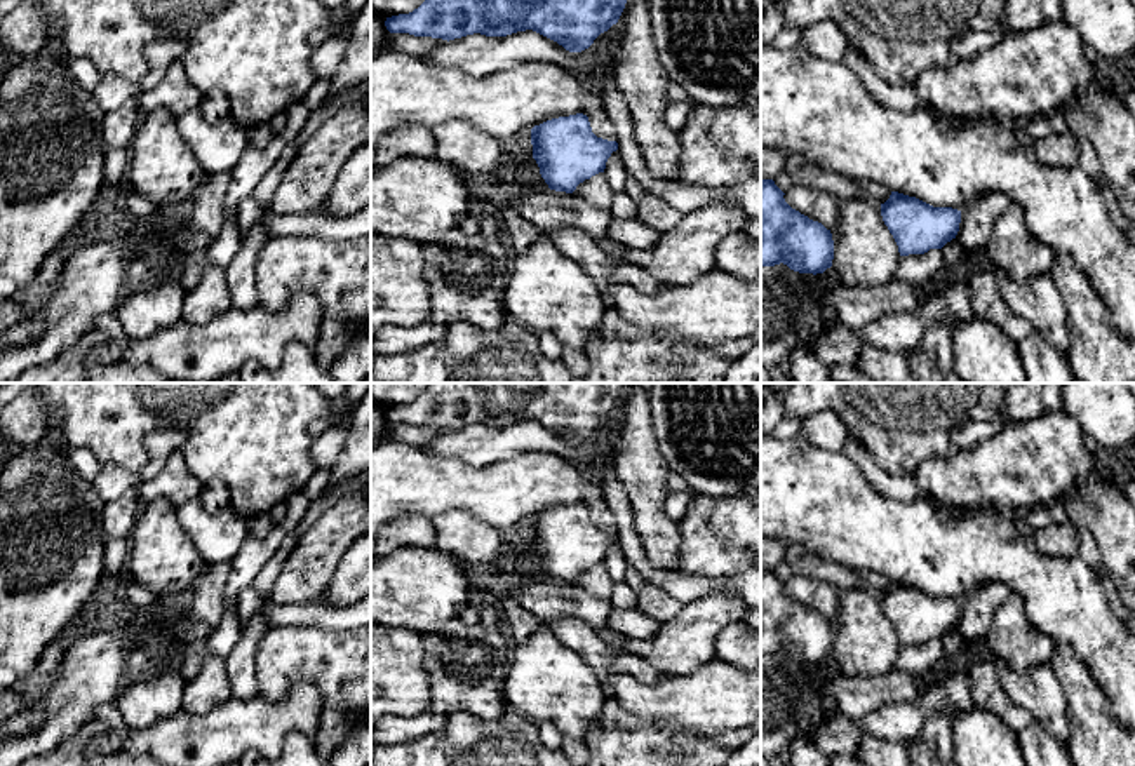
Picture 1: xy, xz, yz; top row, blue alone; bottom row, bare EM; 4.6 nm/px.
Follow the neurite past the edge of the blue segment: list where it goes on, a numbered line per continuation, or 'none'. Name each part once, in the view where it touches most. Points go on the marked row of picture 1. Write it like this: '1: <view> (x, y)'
none

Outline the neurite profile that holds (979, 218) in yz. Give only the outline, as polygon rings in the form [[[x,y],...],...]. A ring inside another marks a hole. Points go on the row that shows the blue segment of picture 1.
[[[996,192],[978,197],[961,211],[961,223],[956,240],[966,254],[984,252],[992,239],[992,230],[997,219],[1010,205],[1011,198],[1003,192]]]

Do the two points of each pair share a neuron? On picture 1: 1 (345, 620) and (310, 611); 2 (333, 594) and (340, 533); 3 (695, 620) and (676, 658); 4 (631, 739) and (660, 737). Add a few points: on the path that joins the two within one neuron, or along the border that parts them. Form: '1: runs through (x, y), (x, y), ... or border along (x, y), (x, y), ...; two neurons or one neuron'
1: runs through (336, 618), (319, 615); one neuron
2: border along (352, 542), (328, 587), (315, 599); two neurons
3: runs through (695, 629), (678, 650); one neuron
4: runs through (638, 739), (653, 739); one neuron

